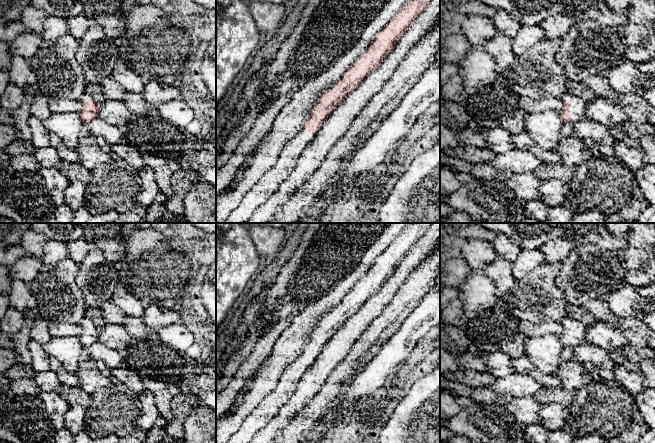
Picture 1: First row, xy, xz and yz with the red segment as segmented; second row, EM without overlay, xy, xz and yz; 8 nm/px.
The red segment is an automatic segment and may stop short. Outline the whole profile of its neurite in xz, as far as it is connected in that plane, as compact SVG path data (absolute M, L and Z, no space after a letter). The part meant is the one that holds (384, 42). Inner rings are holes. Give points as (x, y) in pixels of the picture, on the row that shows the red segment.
M410 0L376 36L367 50L350 66L342 78L320 95L303 127L284 145L276 163L248 190L242 201L223 223L246 223L258 207L287 179L300 154L344 99L376 69L393 50L414 20L432 0Z

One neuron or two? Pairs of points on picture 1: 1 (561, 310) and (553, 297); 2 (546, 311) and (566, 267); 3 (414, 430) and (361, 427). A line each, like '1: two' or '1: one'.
1: one
2: two
3: two

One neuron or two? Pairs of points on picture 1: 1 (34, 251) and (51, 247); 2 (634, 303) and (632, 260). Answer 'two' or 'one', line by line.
1: two
2: two

